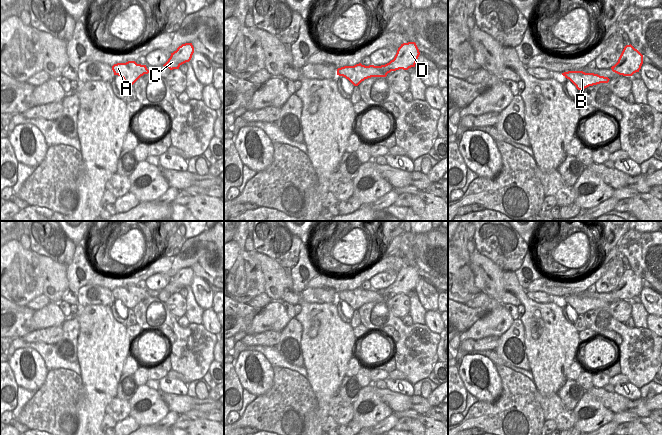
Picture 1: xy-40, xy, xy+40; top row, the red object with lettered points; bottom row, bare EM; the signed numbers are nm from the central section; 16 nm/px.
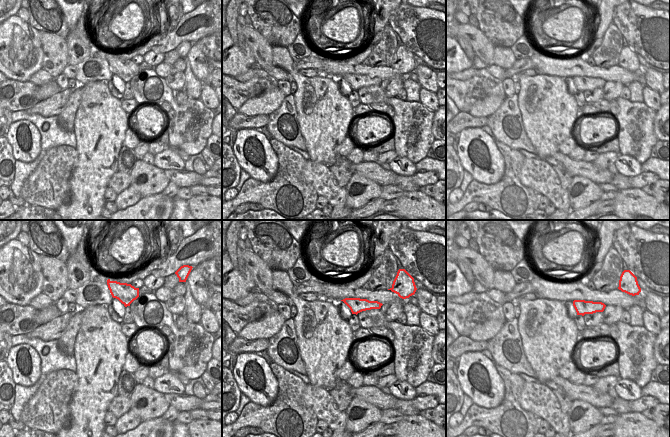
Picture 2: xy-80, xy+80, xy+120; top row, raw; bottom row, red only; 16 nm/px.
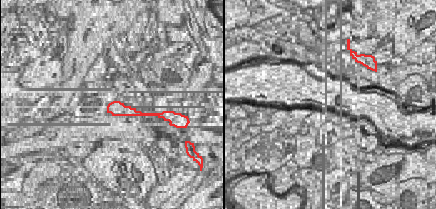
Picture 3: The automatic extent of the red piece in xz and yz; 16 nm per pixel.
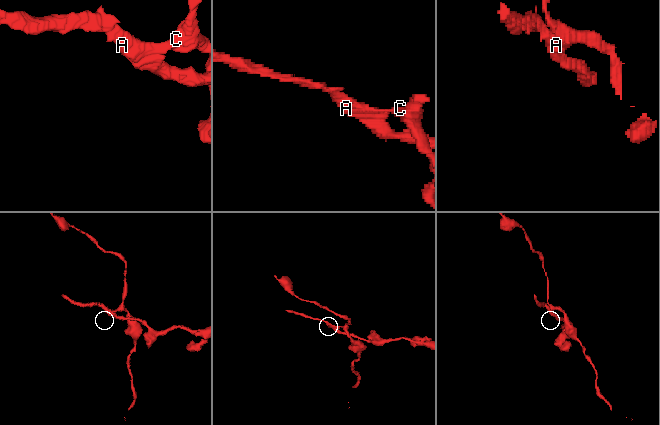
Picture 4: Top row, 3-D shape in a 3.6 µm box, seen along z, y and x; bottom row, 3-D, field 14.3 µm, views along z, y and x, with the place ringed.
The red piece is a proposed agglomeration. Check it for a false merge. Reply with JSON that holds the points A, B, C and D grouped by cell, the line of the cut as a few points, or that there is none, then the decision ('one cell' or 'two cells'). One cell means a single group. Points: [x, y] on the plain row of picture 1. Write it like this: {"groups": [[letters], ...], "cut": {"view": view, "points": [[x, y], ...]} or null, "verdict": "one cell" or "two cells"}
{"groups": [["A", "B"], ["C", "D"]], "cut": {"view": "xy", "points": [[375, 290], [382, 295], [389, 296]]}, "verdict": "two cells"}

